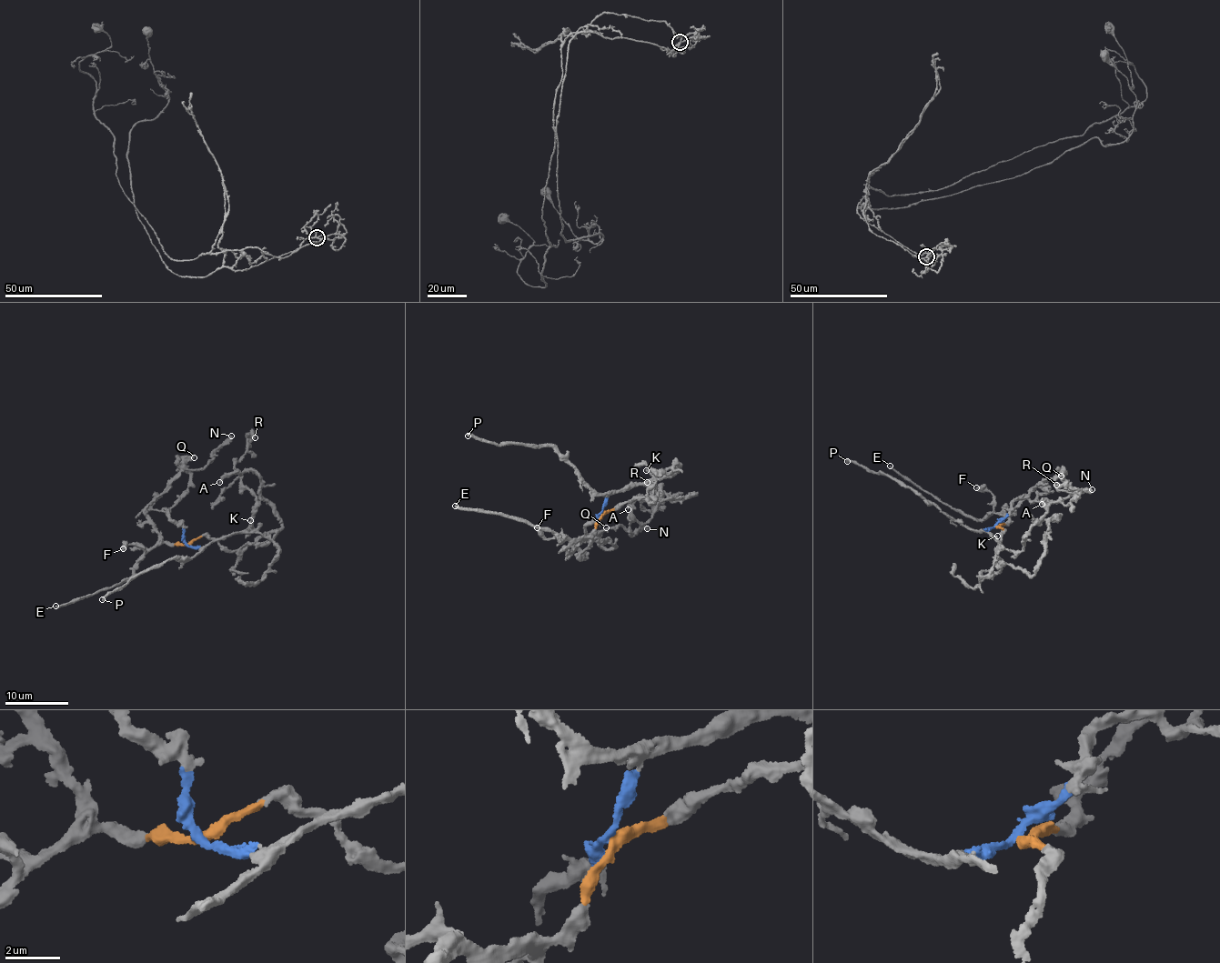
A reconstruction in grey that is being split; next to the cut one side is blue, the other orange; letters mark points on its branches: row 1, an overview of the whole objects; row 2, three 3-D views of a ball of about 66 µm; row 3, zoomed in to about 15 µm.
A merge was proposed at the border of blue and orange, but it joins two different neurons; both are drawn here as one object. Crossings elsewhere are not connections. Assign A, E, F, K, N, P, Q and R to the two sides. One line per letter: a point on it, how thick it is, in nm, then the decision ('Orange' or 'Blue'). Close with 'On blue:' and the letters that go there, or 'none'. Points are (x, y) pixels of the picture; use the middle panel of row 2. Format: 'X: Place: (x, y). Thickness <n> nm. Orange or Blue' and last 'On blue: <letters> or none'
A: Place: (628, 509). Thickness 280 nm. Blue
E: Place: (455, 506). Thickness 280 nm. Orange
F: Place: (537, 527). Thickness 500 nm. Orange
K: Place: (646, 470). Thickness 280 nm. Blue
N: Place: (647, 528). Thickness 440 nm. Orange
P: Place: (468, 436). Thickness 340 nm. Blue
Q: Place: (606, 527). Thickness 360 nm. Blue
R: Place: (647, 482). Thickness 400 nm. Blue
On blue: A, K, P, Q, R

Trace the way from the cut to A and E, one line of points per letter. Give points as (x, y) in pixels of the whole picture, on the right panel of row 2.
A: (995, 526), (984, 529), (1000, 545), (1016, 552), (1023, 549), (1023, 536), (1039, 523), (1045, 512), (1042, 504)
E: (995, 526), (1008, 519), (998, 512), (983, 520), (967, 515), (944, 505), (890, 466)

